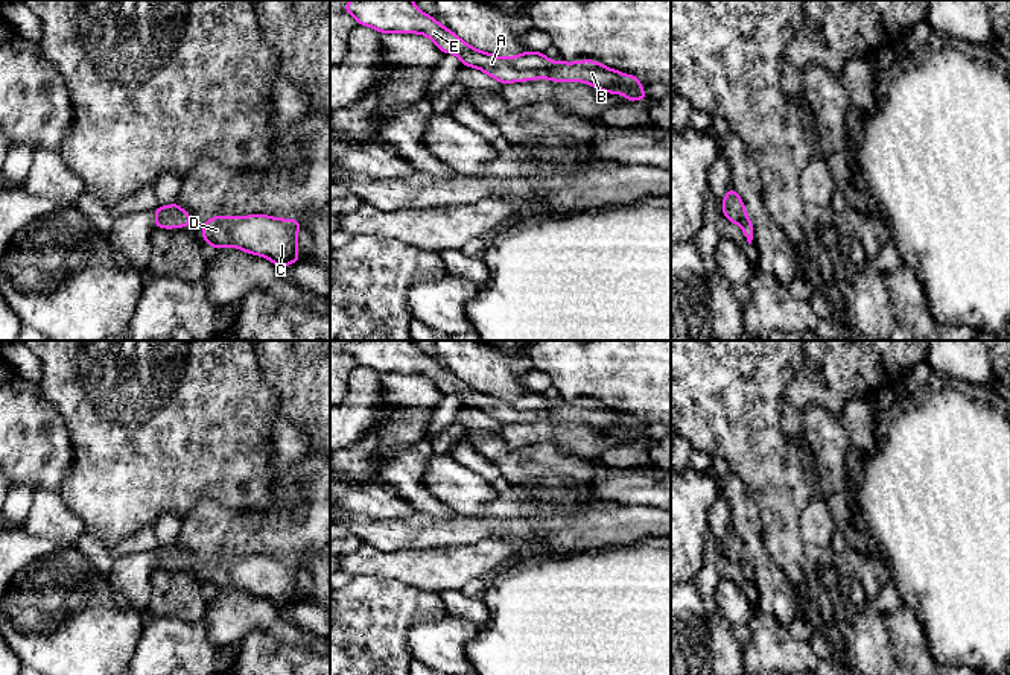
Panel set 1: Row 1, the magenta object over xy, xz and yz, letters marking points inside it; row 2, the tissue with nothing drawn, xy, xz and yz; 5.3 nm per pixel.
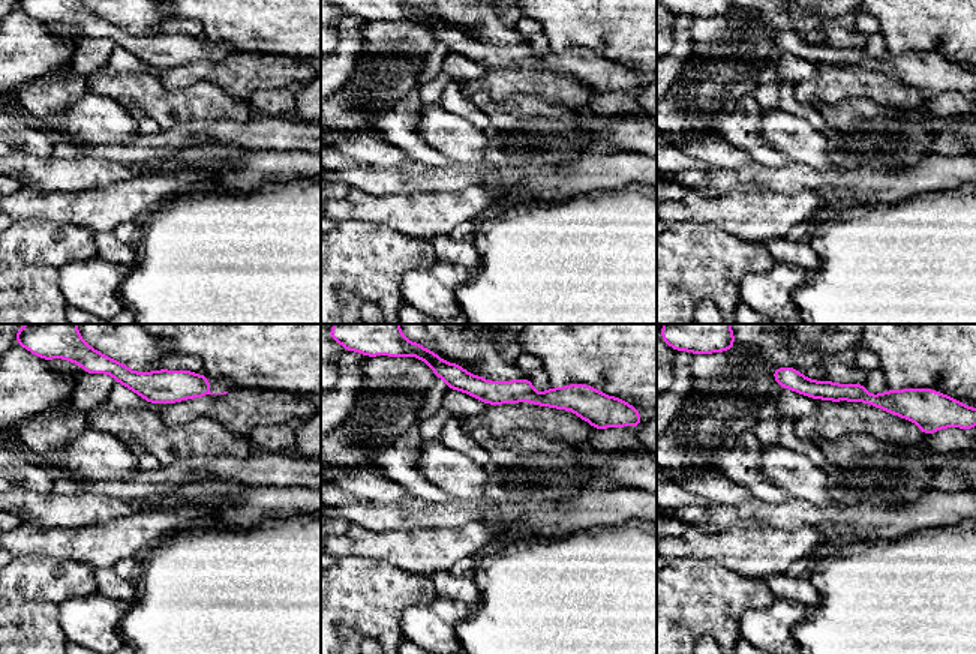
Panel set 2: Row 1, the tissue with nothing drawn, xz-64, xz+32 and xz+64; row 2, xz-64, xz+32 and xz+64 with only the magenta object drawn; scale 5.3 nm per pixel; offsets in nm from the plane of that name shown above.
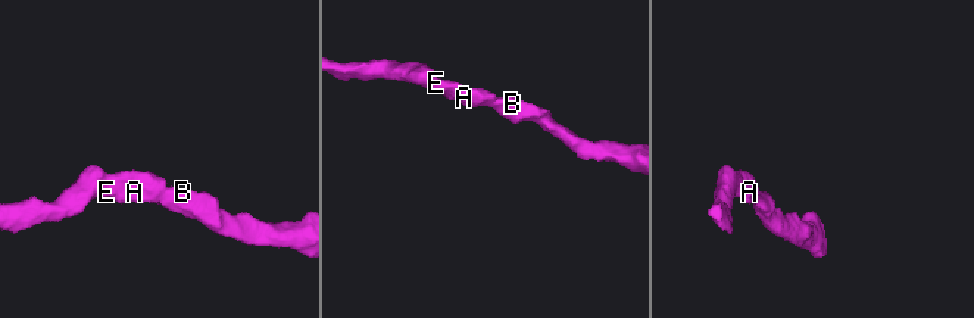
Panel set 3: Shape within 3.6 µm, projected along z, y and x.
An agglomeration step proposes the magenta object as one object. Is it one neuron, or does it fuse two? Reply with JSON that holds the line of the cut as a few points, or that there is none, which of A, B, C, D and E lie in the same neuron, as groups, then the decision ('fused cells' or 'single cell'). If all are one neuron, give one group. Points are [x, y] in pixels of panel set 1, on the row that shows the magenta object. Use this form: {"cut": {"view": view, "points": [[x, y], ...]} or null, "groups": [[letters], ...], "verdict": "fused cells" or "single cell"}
{"cut": null, "groups": [["A", "B", "C", "D", "E"]], "verdict": "single cell"}

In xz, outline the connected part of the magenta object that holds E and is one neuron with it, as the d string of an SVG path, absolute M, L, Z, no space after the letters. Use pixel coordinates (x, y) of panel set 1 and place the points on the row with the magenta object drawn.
M351 0L344 6L344 11L353 15L357 24L370 26L380 33L418 33L430 38L443 53L453 53L459 58L464 67L479 68L487 73L493 79L500 84L511 82L525 82L534 79L549 79L554 82L584 82L589 84L604 93L611 94L625 94L627 102L643 100L648 96L642 90L642 81L633 74L621 73L615 68L608 68L601 62L595 62L593 59L586 59L581 62L564 62L558 64L549 59L545 53L540 52L525 52L511 58L496 56L488 52L481 52L472 47L468 43L462 41L456 33L450 29L441 26L437 18L421 12L418 6L412 0Z

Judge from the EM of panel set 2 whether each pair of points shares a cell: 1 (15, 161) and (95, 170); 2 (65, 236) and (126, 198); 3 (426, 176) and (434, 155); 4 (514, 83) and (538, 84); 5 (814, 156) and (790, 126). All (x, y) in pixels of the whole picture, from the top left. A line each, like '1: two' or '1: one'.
1: one
2: two
3: two
4: one
5: one

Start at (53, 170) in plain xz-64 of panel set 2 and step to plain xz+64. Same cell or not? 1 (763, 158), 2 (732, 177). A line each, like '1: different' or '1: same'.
1: different
2: same

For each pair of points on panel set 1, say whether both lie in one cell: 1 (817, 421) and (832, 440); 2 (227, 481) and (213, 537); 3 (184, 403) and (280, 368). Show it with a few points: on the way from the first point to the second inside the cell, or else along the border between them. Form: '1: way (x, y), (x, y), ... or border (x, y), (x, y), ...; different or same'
1: way (819, 426), (828, 435); same
2: border (256, 510), (233, 511), (203, 499), (187, 514); different
3: border (256, 356), (260, 374), (274, 389), (279, 406); different

